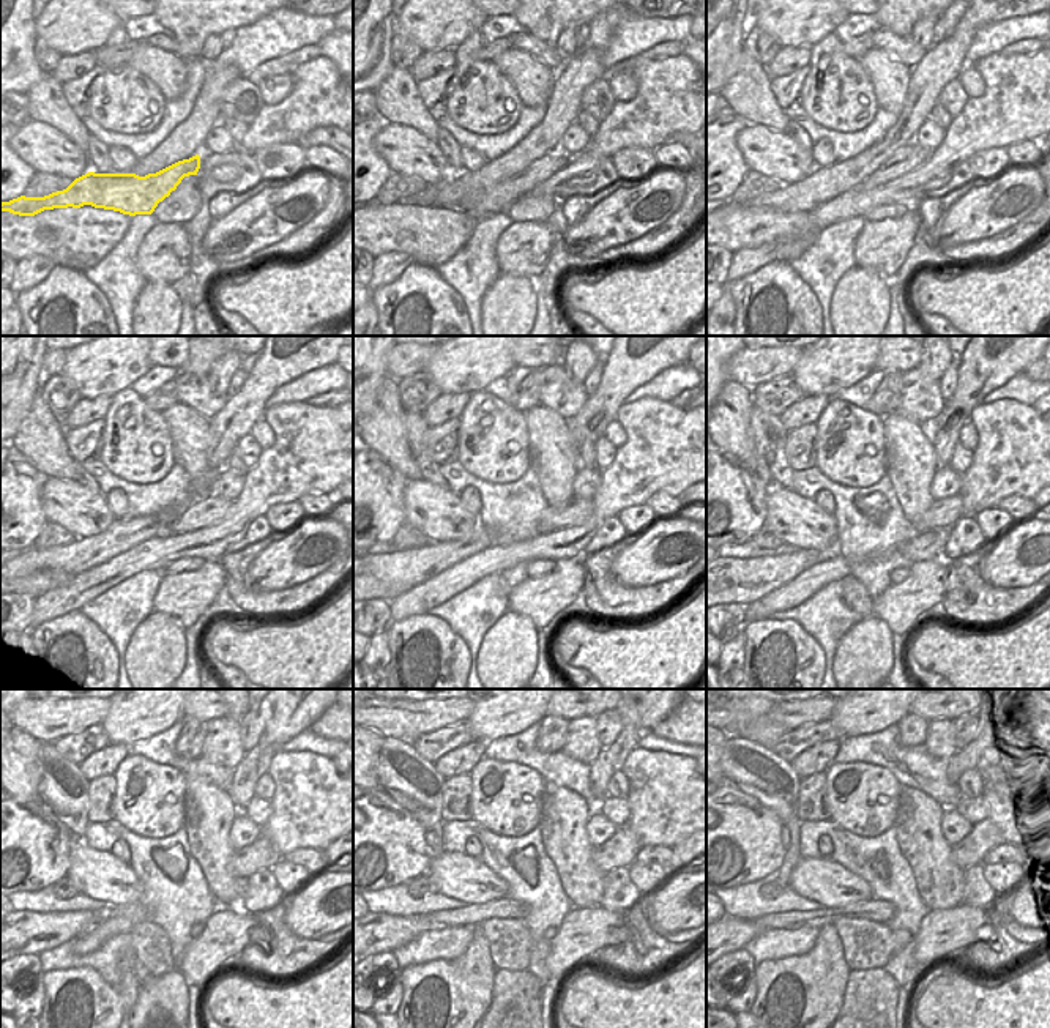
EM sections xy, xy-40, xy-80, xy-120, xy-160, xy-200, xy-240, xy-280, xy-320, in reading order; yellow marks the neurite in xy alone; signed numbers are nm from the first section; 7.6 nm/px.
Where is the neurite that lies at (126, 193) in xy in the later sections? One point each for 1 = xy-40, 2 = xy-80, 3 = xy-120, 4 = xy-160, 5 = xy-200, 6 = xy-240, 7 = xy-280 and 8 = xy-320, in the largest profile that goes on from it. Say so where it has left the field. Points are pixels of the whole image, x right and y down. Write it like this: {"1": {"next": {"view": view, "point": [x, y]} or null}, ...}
{"1": {"next": {"view": "xy-40", "point": [450, 193]}}, "2": {"next": {"view": "xy-80", "point": [908, 158]}}, "3": {"next": {"view": "xy-120", "point": [210, 511]}}, "4": {"next": {"view": "xy-160", "point": [574, 511]}}, "5": {"next": {"view": "xy-200", "point": [942, 513]}}, "6": {"next": {"view": "xy-240", "point": [260, 855]}}, "7": {"next": {"view": "xy-280", "point": [620, 850]}}, "8": {"next": {"view": "xy-320", "point": [984, 836]}}}

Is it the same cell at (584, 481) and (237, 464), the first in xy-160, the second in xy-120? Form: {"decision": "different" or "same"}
{"decision": "different"}

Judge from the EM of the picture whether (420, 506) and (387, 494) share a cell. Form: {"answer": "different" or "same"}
{"answer": "different"}

